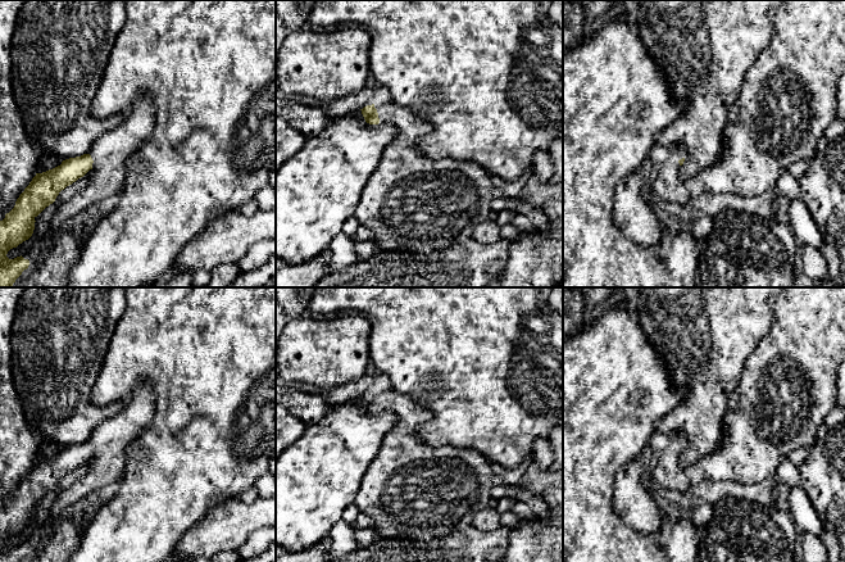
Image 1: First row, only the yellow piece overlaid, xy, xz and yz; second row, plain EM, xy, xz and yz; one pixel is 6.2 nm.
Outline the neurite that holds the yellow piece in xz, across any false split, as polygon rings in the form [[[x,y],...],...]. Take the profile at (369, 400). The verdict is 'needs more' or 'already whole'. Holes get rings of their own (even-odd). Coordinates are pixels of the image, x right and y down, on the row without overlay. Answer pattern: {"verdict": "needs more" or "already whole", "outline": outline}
{"verdict": "needs more", "outline": [[[387,390],[376,396],[372,391],[360,398],[367,411],[391,411],[397,417],[396,425],[385,434],[380,450],[369,463],[354,499],[360,513],[374,520],[373,530],[377,536],[427,541],[471,527],[473,516],[486,509],[491,499],[491,489],[495,484],[492,462],[469,449],[428,445],[419,438],[418,426],[430,422],[433,414],[403,393]]]}

